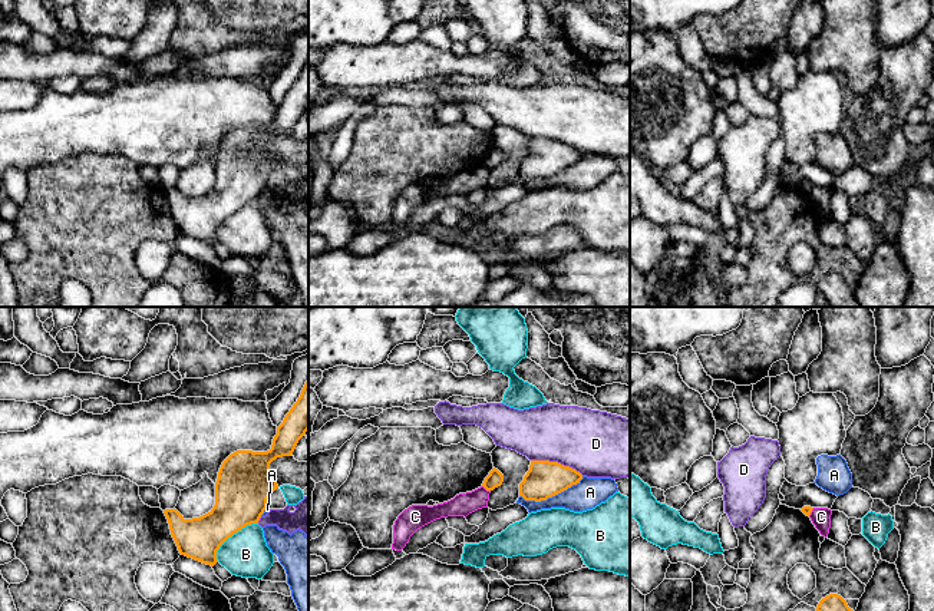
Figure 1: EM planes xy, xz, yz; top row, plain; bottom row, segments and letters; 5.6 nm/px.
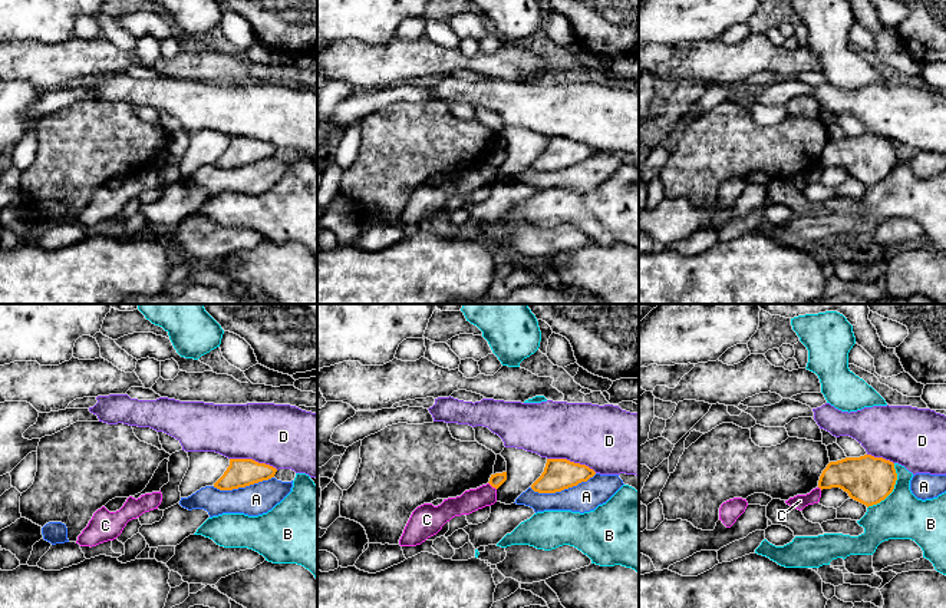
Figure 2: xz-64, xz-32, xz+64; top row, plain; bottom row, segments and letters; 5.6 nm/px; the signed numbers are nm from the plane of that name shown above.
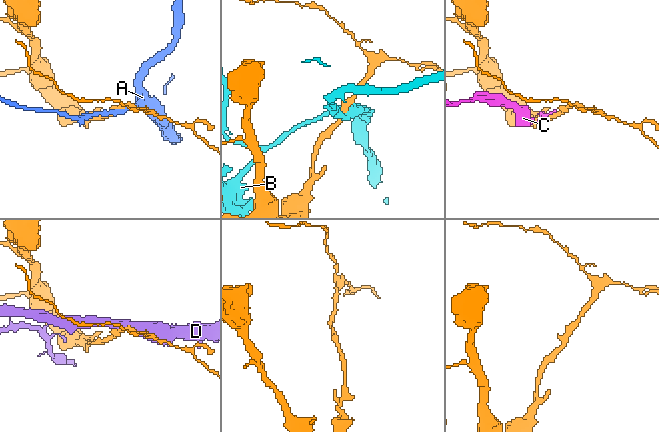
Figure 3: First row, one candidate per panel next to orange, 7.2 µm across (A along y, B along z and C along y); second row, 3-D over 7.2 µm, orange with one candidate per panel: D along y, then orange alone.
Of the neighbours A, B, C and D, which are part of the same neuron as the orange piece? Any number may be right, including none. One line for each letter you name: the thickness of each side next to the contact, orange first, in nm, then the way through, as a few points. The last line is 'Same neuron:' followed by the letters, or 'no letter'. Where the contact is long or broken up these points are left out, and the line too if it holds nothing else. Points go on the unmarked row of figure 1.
Same neuron: no letter

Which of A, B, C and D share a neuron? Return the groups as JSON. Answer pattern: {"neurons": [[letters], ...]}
{"neurons": [["A"], ["B"], ["C"], ["D"]]}

